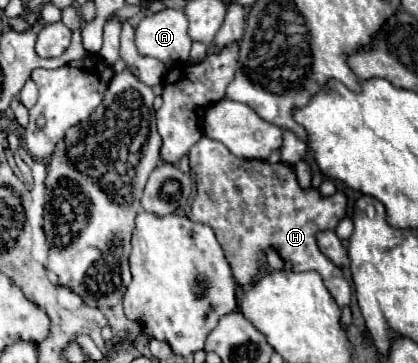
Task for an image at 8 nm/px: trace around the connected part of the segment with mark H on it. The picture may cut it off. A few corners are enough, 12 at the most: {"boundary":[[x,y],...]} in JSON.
{"boundary":[[190,148],[190,220],[214,230],[238,286],[276,250],[320,272],[340,308],[350,282],[316,244],[344,192],[302,190],[290,164]]}

